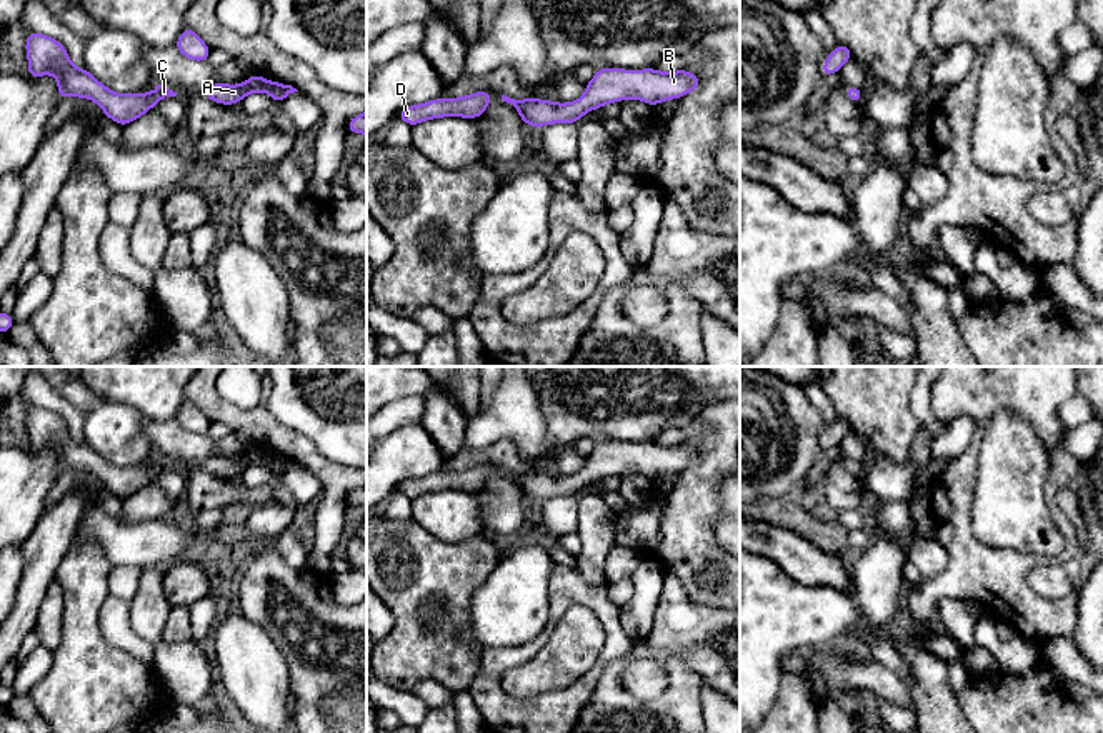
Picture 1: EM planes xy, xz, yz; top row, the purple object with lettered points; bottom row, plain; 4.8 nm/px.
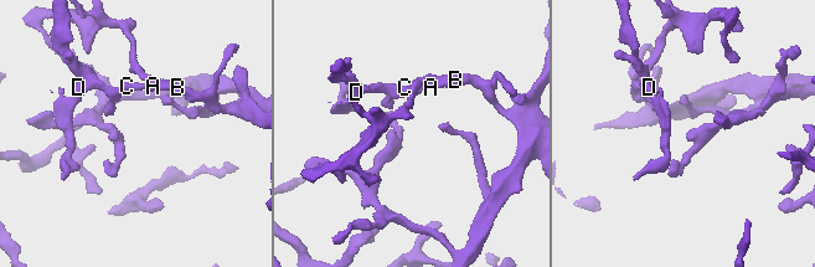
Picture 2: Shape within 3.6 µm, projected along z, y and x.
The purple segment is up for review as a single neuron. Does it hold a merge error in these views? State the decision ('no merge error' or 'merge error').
no merge error

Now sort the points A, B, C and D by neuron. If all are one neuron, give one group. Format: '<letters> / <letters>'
A B C D

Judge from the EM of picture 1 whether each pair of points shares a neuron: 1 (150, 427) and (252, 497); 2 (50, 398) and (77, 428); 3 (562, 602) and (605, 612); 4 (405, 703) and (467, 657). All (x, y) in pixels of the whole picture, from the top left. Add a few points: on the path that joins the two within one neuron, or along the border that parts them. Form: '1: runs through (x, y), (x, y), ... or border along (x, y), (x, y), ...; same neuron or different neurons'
1: runs through (175, 450), (217, 492), (227, 493); same neuron
2: runs through (59, 405), (74, 420); same neuron
3: runs through (572, 597), (590, 597), (595, 602); same neuron
4: border along (389, 685), (412, 692); different neurons

